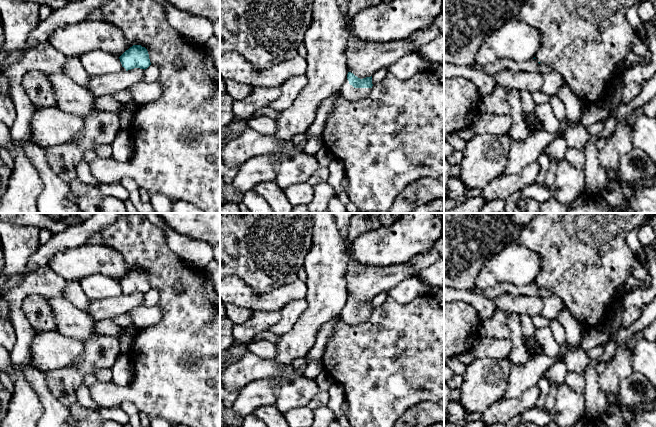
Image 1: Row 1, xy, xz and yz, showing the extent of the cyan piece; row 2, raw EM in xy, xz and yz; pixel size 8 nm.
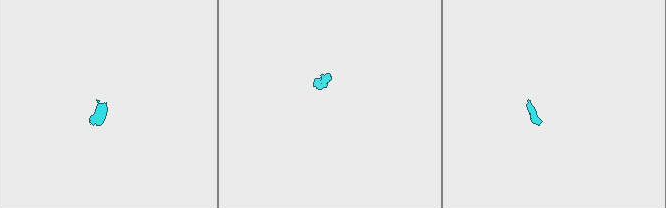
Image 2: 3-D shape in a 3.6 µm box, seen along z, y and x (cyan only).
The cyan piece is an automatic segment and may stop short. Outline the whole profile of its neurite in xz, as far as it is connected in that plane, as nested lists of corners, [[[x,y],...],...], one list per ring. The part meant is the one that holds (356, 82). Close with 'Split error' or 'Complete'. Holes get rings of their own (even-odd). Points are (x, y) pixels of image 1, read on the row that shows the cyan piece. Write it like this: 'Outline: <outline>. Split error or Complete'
Outline: [[[348,72],[347,79],[339,93],[349,101],[356,101],[367,97],[372,86],[372,76],[360,79],[353,73]]]. Split error

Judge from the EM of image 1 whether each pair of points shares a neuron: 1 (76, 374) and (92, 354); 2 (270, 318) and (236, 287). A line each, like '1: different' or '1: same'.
1: same
2: different

